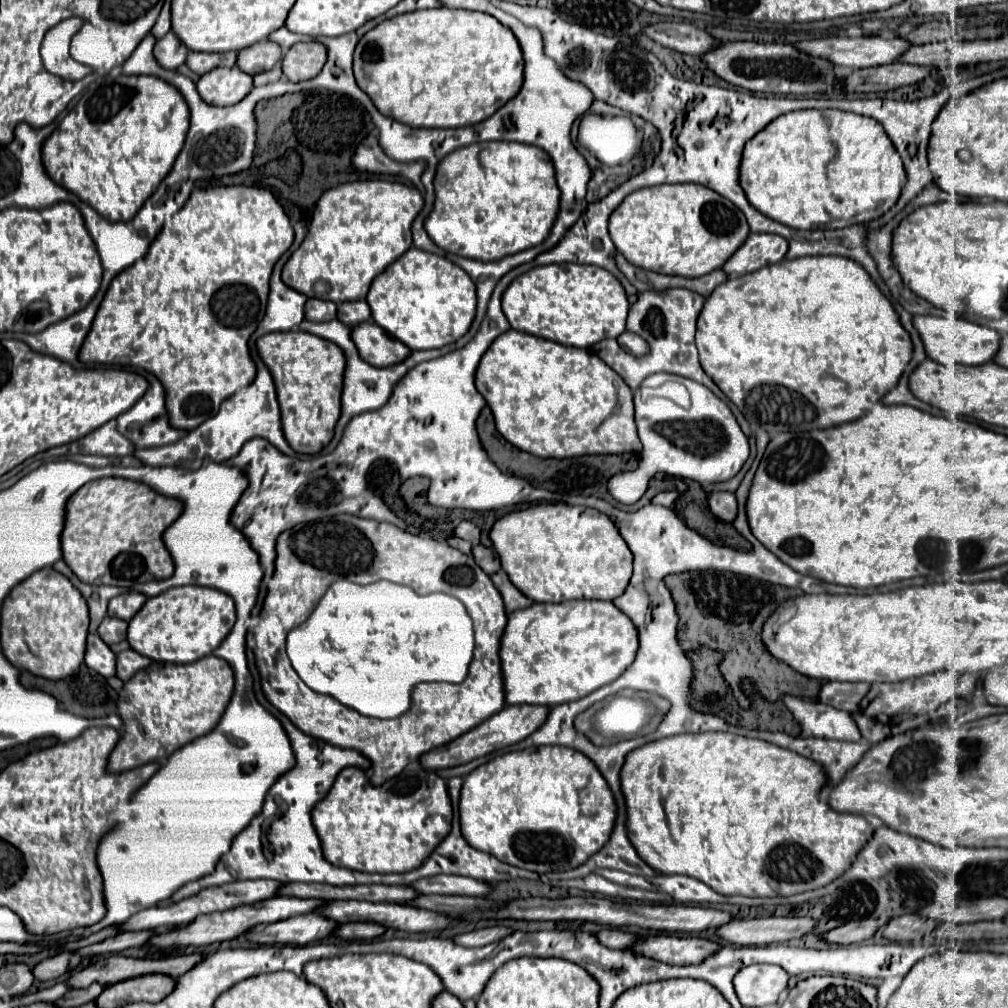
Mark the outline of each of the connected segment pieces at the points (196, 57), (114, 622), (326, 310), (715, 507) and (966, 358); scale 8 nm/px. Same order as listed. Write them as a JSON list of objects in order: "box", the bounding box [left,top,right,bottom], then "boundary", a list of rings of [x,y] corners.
[{"box":[186,51,220,75],"boundary":[[[190,51],[188,53],[188,59],[186,59],[186,65],[198,73],[198,75],[204,75],[208,71],[212,71],[214,67],[220,65],[220,55],[218,53],[202,53],[202,51]]]},{"box":[98,615,128,645],"boundary":[[[106,615],[98,627],[98,635],[102,637],[102,641],[106,641],[106,645],[114,645],[114,643],[124,641],[126,629],[128,629],[126,621],[120,621],[120,619]]]},{"box":[304,299,336,321],"boundary":[[[308,299],[304,307],[304,317],[308,321],[332,321],[336,319],[336,305],[332,301]]]},{"box":[708,491,736,523],"boundary":[[[730,491],[710,493],[708,495],[708,505],[710,505],[710,511],[718,519],[728,521],[728,523],[734,521],[734,517],[736,517],[736,497],[734,497],[734,493],[730,493]]]},{"box":[912,315,1000,363],"boundary":[[[914,315],[912,323],[916,327],[916,331],[922,337],[924,343],[924,351],[930,359],[934,359],[936,363],[990,363],[998,351],[1000,345],[1000,337],[994,329],[990,327],[982,327],[976,323],[970,323],[962,317],[934,317],[934,315]]]}]

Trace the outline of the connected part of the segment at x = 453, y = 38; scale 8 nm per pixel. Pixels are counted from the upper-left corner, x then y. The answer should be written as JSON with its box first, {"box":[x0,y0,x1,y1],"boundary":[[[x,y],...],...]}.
{"box":[354,9,524,127],"boundary":[[[424,9],[382,21],[370,29],[354,51],[358,87],[386,117],[410,127],[466,127],[494,115],[512,99],[524,79],[524,61],[516,37],[494,17],[462,9]]]}

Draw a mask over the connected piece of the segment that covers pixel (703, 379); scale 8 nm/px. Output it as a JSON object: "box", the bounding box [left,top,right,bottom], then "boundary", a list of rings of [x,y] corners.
{"box":[590,289,724,395],"boundary":[[[648,289],[648,291],[642,291],[642,293],[638,293],[638,301],[630,307],[630,313],[628,313],[628,319],[626,319],[626,329],[638,333],[650,345],[650,351],[642,357],[634,357],[634,355],[626,353],[616,343],[616,339],[600,341],[600,343],[592,345],[590,351],[596,353],[610,369],[614,369],[632,391],[648,375],[664,371],[664,373],[674,373],[674,375],[694,379],[694,381],[706,385],[712,393],[724,395],[716,387],[716,383],[712,383],[710,377],[700,367],[698,351],[696,351],[696,345],[694,345],[696,319],[698,319],[698,313],[702,311],[702,305],[704,305],[704,297],[694,293],[694,291],[688,291],[688,289],[666,289],[666,291]]]}

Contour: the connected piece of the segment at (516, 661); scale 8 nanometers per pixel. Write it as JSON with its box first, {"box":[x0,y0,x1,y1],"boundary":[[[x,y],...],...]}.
{"box":[500,601,638,705],"boundary":[[[610,601],[534,603],[508,615],[500,639],[506,705],[558,705],[612,683],[634,661],[638,633]]]}

